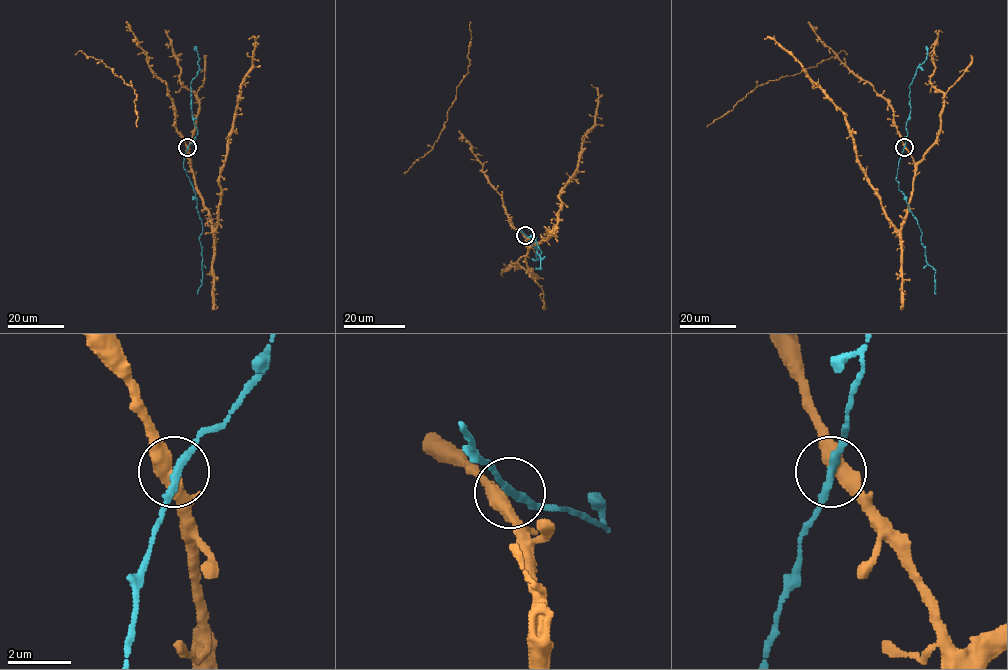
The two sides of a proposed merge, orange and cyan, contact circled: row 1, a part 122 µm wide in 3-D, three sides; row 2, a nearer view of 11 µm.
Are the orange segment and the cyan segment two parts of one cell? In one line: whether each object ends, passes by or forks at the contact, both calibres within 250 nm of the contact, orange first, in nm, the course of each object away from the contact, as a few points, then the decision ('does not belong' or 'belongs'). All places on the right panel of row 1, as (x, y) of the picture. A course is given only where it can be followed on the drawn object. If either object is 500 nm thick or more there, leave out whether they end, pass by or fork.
orange passes by | cyan passes by | 480/240 nm | orange via (904, 147), (915, 173), (909, 209), (899, 230), (857, 156), (846, 115), (800, 64), (773, 39), (764, 39) | cyan via (904, 147), (896, 180), (917, 221), (925, 261), (935, 271), (935, 294) | belongs

